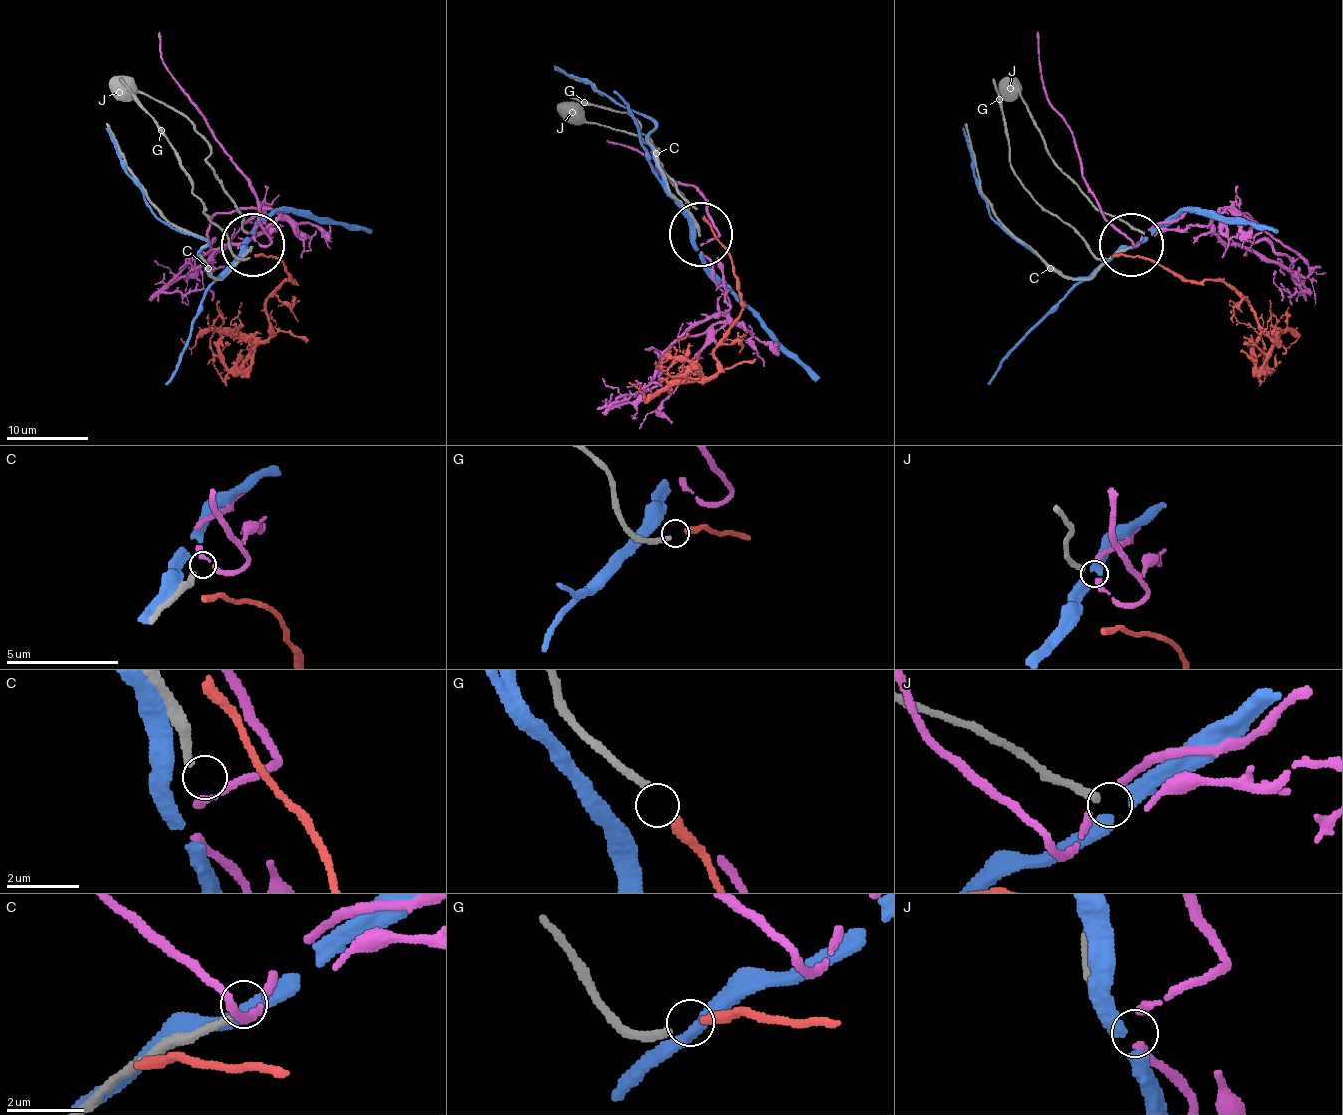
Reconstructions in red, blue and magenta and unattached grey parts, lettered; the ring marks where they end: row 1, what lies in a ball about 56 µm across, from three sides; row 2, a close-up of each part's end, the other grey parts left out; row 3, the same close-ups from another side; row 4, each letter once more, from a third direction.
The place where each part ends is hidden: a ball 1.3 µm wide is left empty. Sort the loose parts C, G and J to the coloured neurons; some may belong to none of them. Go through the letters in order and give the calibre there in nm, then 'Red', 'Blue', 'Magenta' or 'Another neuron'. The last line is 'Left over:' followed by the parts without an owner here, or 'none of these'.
C: Thickness 200 nm. Another neuron
G: Thickness 220 nm. Red
J: Thickness 240 nm. Another neuron
Left over: C, J

